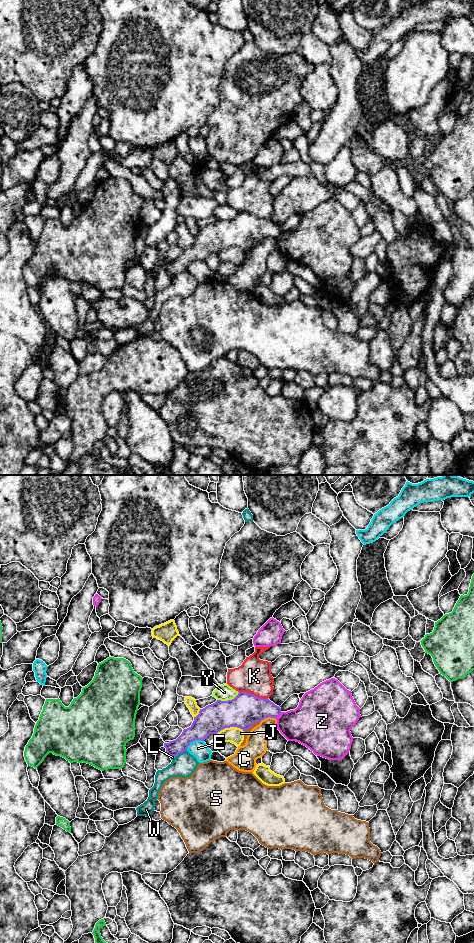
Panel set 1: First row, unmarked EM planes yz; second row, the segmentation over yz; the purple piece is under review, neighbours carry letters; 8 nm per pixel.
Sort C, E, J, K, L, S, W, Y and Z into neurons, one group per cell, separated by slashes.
C / E / J / K / L / S / W / Y / Z

